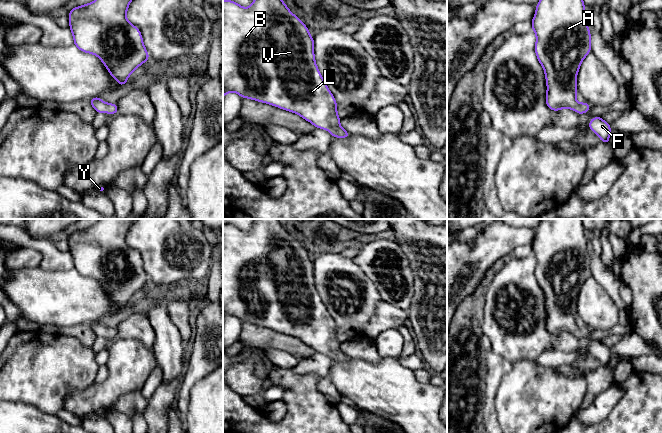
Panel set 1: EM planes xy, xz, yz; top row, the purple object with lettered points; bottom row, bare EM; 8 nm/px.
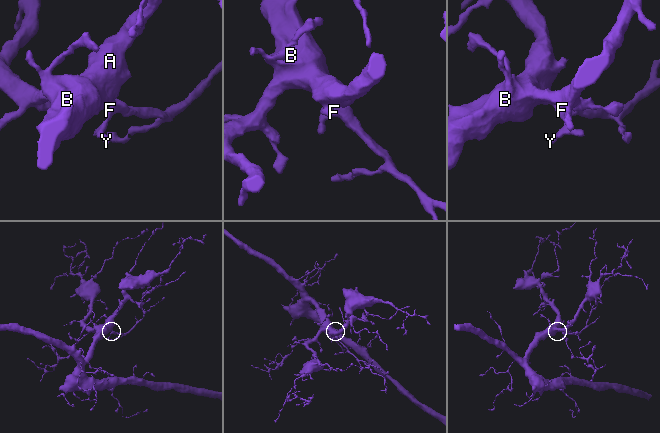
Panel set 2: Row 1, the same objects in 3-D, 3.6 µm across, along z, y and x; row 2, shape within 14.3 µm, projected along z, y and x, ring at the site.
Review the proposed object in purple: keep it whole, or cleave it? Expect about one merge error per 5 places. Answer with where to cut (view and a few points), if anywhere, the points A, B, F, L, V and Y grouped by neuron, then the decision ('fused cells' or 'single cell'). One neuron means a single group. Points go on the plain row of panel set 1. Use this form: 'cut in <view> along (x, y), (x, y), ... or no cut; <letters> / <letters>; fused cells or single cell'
no cut; A B F L V Y; single cell

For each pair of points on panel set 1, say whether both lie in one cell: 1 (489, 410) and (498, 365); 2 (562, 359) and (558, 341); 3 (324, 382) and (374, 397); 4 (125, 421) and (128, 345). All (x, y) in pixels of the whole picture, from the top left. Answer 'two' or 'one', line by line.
1: one
2: two
3: two
4: two

